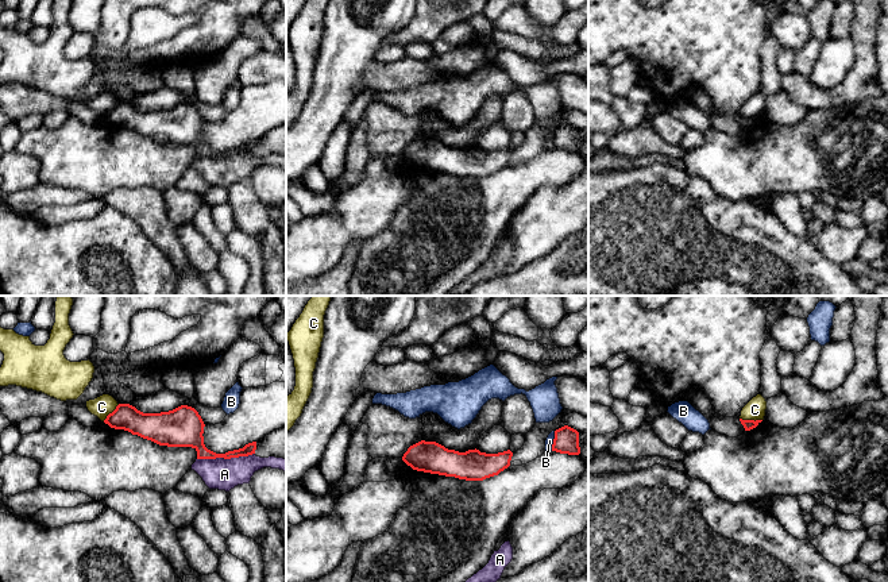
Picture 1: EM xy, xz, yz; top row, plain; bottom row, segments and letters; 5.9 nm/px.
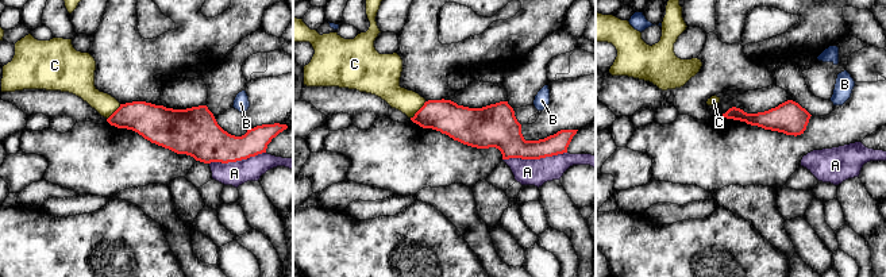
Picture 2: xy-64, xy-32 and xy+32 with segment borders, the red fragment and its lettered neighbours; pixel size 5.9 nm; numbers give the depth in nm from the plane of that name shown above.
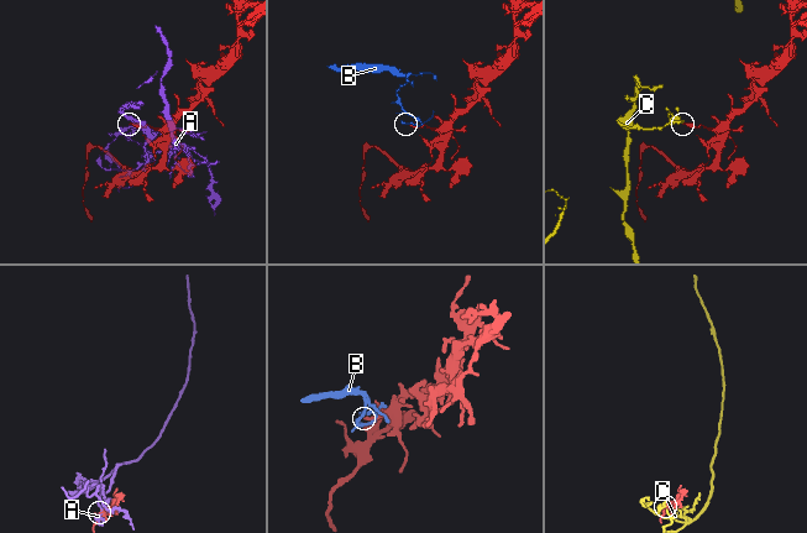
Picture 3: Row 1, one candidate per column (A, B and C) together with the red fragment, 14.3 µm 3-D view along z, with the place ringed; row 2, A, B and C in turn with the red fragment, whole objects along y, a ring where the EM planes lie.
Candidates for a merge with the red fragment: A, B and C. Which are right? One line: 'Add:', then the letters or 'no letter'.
Add: no letter

